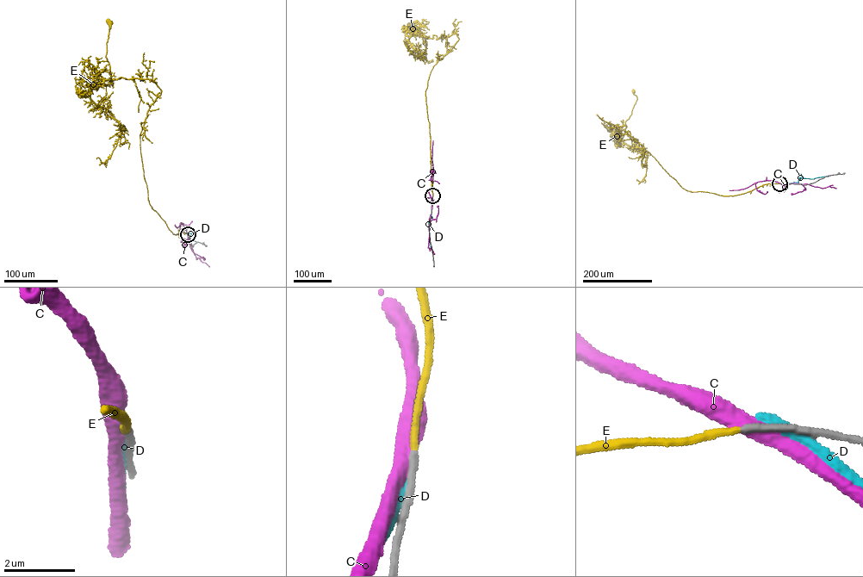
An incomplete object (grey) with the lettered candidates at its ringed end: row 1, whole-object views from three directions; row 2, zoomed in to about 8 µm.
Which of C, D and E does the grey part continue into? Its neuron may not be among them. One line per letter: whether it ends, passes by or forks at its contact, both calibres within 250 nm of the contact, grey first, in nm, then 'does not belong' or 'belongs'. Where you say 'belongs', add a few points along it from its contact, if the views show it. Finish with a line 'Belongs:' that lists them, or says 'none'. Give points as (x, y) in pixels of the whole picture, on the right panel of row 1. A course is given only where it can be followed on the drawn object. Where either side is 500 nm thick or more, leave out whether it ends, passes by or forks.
C: it passes by | 260/440 nm | does not belong
D: it ends | 200/360 nm | does not belong
E: it ends | 220/190 nm | belongs | via (780, 183), (734, 195), (683, 188), (642, 145), (613, 127), (620, 132), (626, 127), (637, 98), (634, 91)
Belongs: E

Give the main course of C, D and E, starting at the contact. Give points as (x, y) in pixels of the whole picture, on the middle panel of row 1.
C: (432, 195), (428, 247), (434, 254)
D: (432, 196), (430, 214), (432, 218), (429, 218), (428, 224), (431, 248)
E: (432, 195), (425, 90), (433, 66), (458, 39), (456, 34), (423, 37), (424, 52), (428, 63), (431, 61)

